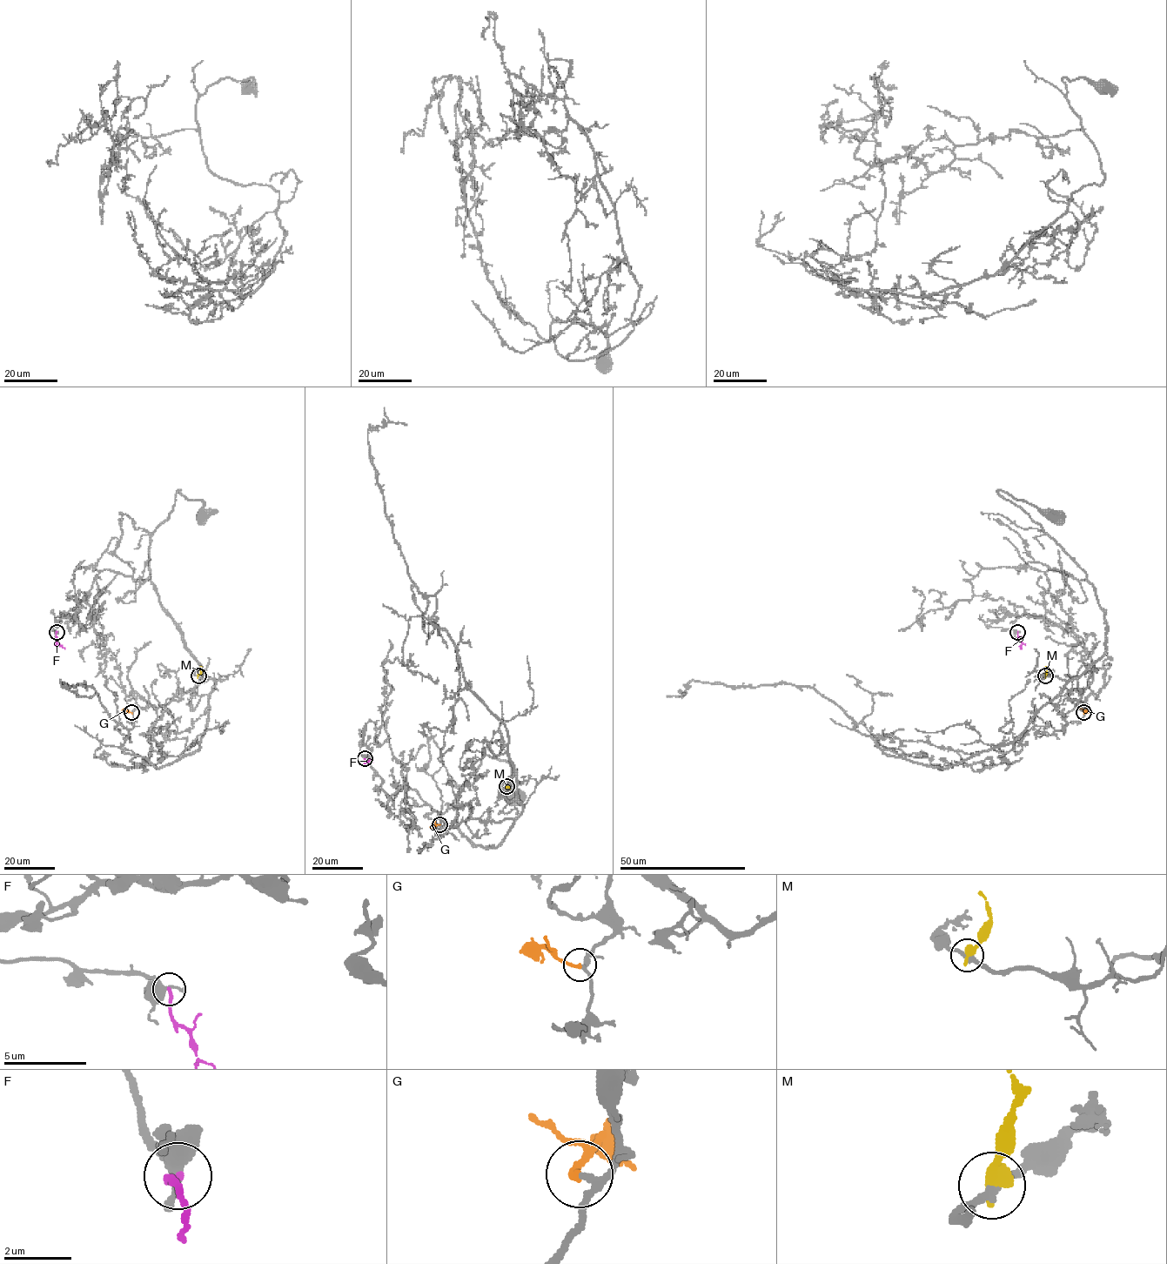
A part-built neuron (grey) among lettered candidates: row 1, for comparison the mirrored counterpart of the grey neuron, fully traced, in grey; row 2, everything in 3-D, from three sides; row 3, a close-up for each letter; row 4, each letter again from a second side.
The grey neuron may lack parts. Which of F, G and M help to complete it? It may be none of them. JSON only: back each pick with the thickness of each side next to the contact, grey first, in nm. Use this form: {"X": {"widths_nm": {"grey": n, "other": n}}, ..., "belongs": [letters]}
{"G": {"widths_nm": {"grey": 150, "other": 180}}, "belongs": ["G"]}

